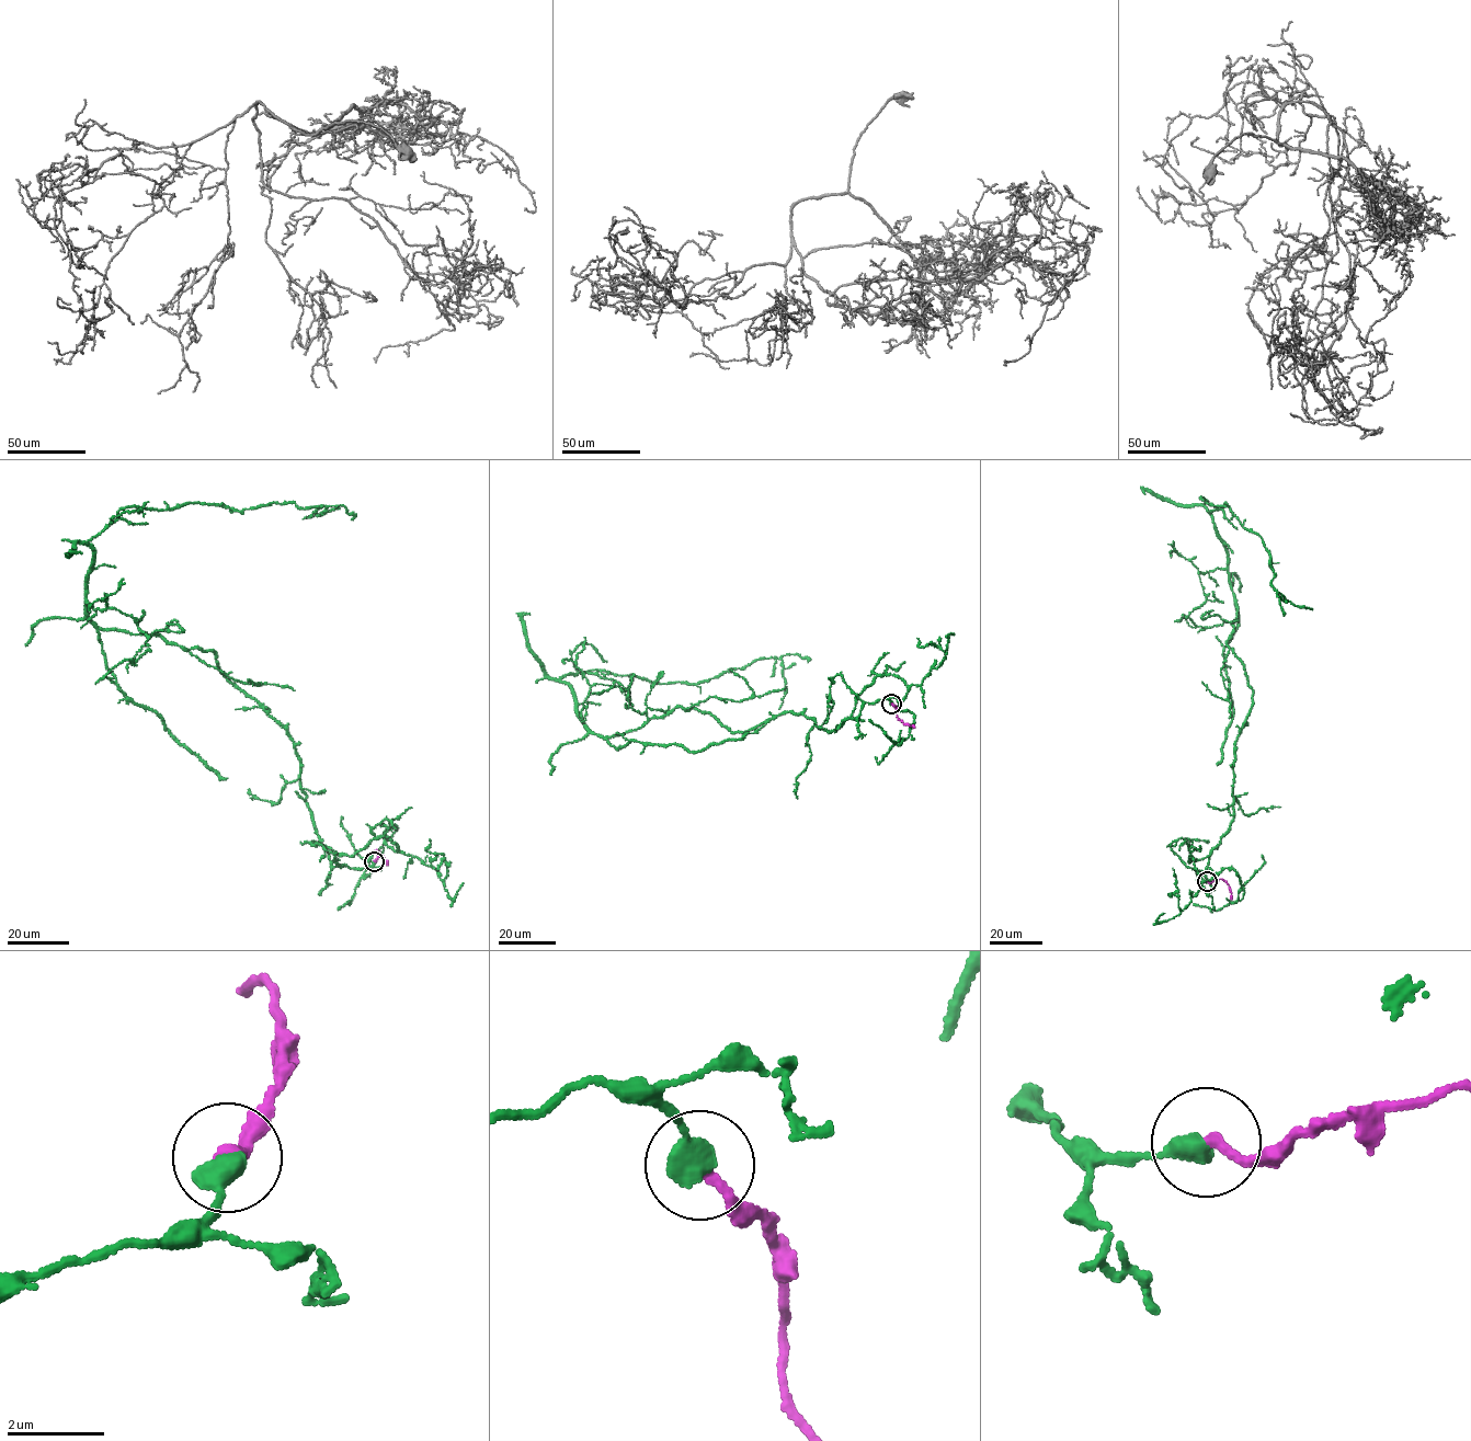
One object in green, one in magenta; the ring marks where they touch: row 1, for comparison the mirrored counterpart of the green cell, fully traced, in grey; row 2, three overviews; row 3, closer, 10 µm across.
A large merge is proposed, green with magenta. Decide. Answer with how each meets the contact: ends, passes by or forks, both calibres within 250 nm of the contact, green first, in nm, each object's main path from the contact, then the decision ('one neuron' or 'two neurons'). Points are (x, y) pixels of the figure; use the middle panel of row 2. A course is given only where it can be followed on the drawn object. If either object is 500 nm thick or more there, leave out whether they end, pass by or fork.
calibres 550 and 240 nm; course green (891, 704), (829, 732), (677, 707), (605, 736), (559, 679), (694, 684), (776, 658), (779, 709); course magenta (891, 704), (903, 723), (913, 725); one neuron

